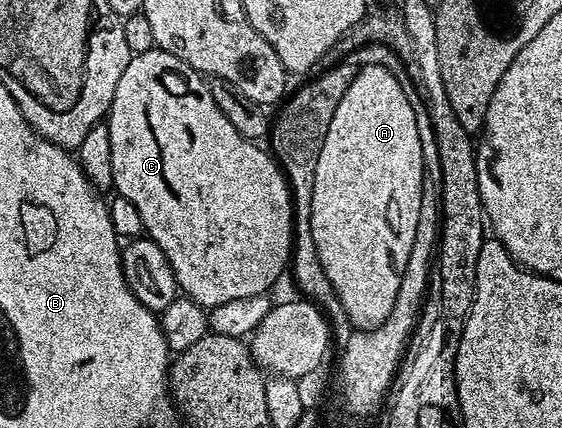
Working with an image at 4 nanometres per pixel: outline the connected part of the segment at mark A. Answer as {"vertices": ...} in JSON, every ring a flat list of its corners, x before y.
{"vertices":[[379,68,362,73,358,77,354,89,349,89,345,99,340,99,338,114,332,115,330,137,324,138,322,161,316,163,316,179,312,183,312,207,310,208,310,230,312,243,316,243,316,255,326,265,326,273,330,273,330,281,338,285,338,294,346,301,346,309,358,325,374,325,374,321,382,321,386,317,386,309,390,309,390,301,394,301,394,289,398,289,398,273,402,273,402,261,406,261,406,248,410,245,410,237,414,237,414,217,418,217,418,136,416,136,416,119,418,113,410,102,410,97,401,85,394,85,395,71,382,73]]}

